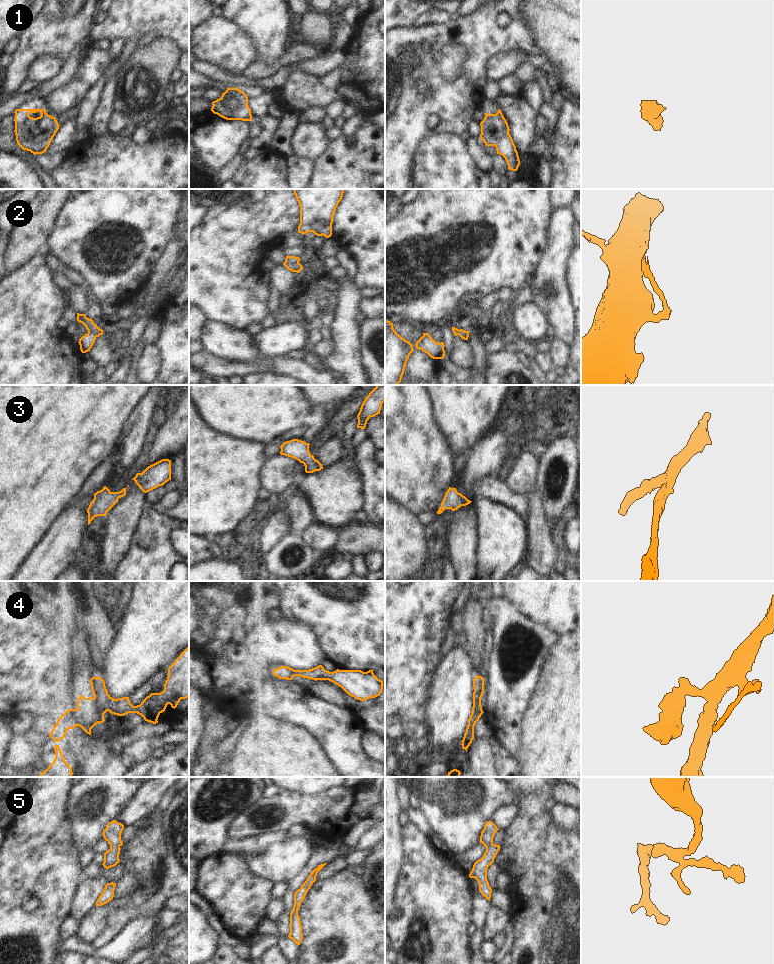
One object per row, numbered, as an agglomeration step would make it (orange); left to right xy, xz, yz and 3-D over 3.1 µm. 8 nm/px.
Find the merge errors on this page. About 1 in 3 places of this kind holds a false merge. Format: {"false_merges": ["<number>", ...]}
{"false_merges": ["2", "4"]}

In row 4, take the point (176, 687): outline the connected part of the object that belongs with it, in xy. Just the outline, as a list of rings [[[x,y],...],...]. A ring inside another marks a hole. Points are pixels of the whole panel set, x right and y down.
[[[189,646],[168,668],[164,690],[160,693],[151,693],[140,705],[133,706],[129,697],[112,698],[100,677],[92,677],[90,683],[97,705],[106,712],[118,716],[137,713],[145,721],[156,724],[159,715],[165,711],[168,704],[175,709],[181,699],[189,697]]]

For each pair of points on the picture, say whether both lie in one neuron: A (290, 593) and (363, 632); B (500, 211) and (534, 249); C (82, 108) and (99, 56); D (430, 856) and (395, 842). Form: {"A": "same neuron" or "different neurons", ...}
{"A": "same neuron", "B": "same neuron", "C": "different neurons", "D": "different neurons"}

